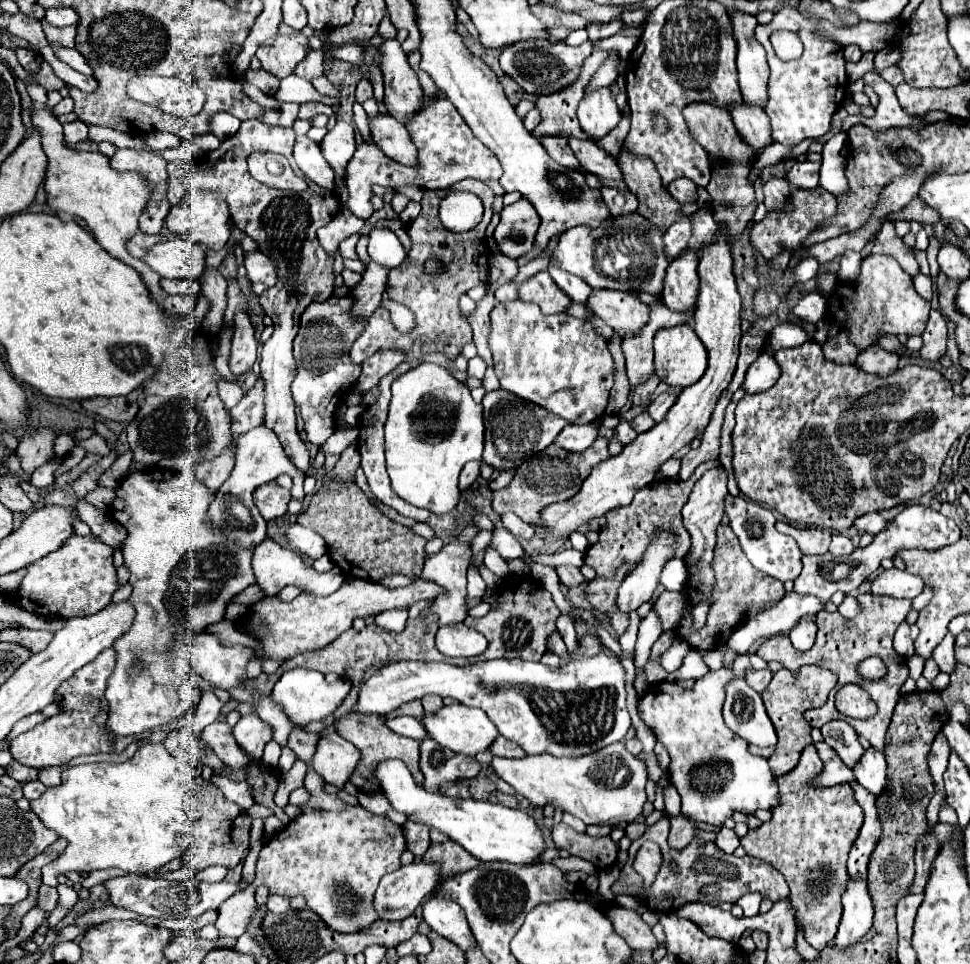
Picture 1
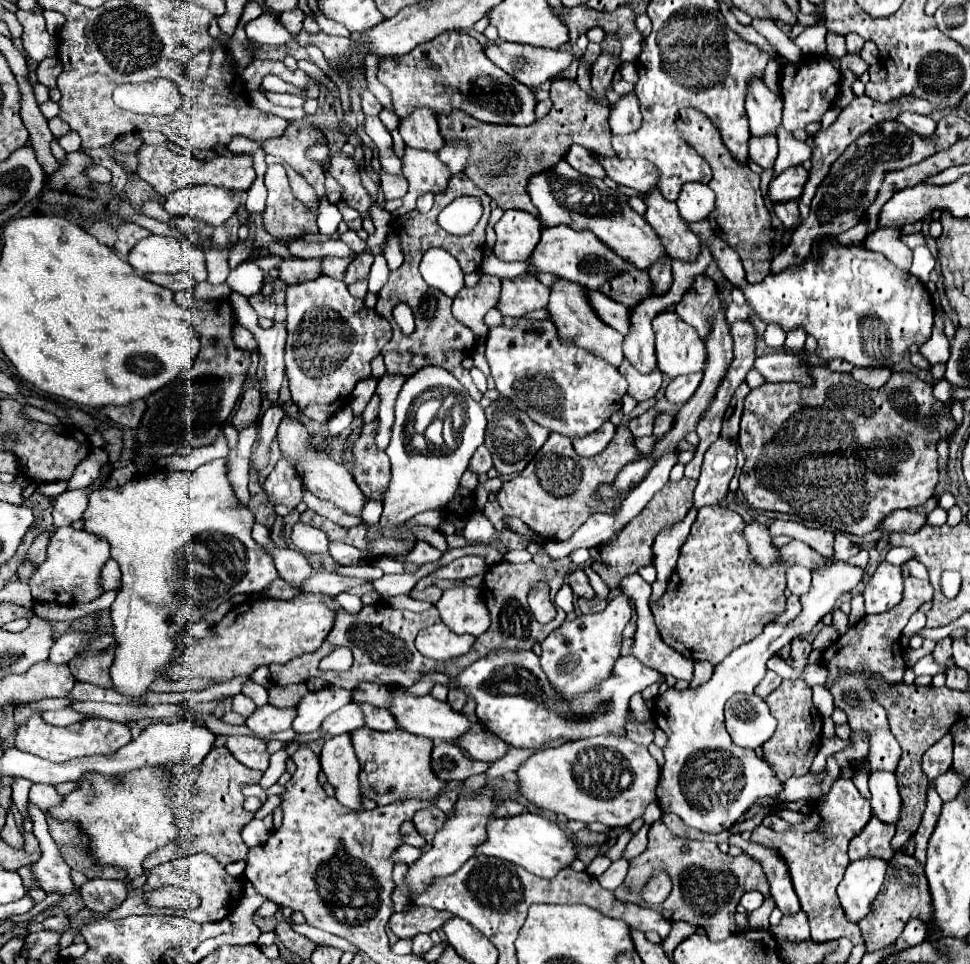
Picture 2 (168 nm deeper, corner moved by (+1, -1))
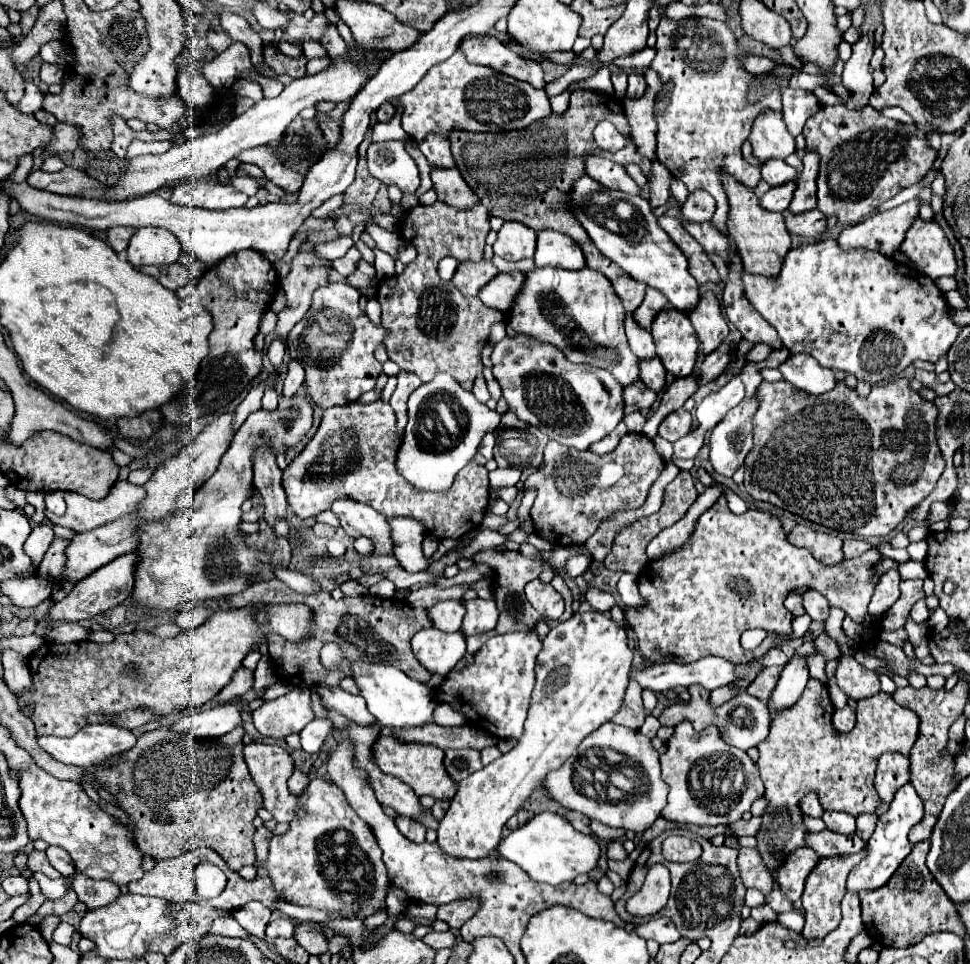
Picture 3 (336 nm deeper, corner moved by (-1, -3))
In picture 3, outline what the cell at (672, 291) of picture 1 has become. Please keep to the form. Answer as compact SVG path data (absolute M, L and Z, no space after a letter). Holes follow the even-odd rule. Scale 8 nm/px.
M707 293L693 311L689 311L689 319L703 343L705 353L713 353L727 337L729 327L721 313L721 305L715 295Z

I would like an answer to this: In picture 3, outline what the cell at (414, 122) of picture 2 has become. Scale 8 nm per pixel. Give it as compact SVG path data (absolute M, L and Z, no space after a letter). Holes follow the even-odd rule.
M429 135L419 149L423 151L423 155L427 157L431 167L437 169L453 169L455 167L455 159L449 151L449 141L445 141L445 137L441 135Z

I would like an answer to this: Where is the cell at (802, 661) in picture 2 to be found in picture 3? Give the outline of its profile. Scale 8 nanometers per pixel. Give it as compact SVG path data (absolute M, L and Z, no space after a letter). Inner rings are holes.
M791 657L791 661L785 665L779 677L779 683L775 685L767 701L771 719L775 717L775 713L785 711L799 701L799 695L803 693L807 681L809 681L809 669L805 663L805 657Z

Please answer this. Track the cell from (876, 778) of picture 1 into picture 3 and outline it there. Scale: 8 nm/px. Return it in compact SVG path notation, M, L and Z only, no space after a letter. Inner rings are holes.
M907 783L907 785L899 787L893 803L889 805L889 811L879 817L877 829L871 835L871 839L867 841L869 855L851 869L851 873L847 877L847 889L849 891L861 891L861 889L877 889L877 887L885 885L891 879L891 875L899 869L903 859L911 853L913 845L907 839L907 835L921 819L923 819L923 801L917 795L917 791L913 789L913 785Z

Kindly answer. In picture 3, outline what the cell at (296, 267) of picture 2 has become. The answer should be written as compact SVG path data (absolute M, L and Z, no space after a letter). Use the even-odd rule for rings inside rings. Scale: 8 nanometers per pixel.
M351 247L345 257L333 261L333 269L335 269L337 273L341 273L343 277L347 277L347 275L351 275L351 273L357 269L357 261L359 261L359 259L361 259L361 253L357 251L357 247Z

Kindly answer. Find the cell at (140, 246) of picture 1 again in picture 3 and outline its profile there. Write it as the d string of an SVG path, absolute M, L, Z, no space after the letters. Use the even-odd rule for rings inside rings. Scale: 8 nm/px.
M111 227L107 229L107 237L109 237L109 245L117 251L117 253L125 253L131 235L135 233L133 227Z

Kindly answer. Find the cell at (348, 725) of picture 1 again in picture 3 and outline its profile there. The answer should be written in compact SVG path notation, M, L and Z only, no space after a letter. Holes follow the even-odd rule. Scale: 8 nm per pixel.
M381 735L375 743L375 763L383 773L389 773L403 783L407 783L419 797L431 795L435 799L451 799L455 795L457 783L453 783L445 771L443 765L445 753L439 747L433 745L415 745L415 743L403 743L391 735Z

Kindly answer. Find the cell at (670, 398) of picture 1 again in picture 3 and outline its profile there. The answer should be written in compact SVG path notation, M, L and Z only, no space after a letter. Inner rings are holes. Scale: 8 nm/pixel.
M721 343L717 351L713 351L711 355L705 357L703 367L701 367L699 385L705 385L705 383L717 379L723 373L723 369L727 367L727 361L731 361L731 345L733 343Z

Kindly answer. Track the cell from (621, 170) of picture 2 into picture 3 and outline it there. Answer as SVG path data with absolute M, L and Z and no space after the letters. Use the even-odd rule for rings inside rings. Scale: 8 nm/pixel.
M655 161L653 163L653 175L649 177L651 191L649 191L649 205L653 209L663 207L669 199L669 183L671 183L671 173L669 169L663 167L663 163Z

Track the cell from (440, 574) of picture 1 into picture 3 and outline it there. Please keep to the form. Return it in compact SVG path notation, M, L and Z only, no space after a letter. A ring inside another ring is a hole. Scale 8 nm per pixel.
M473 599L465 603L465 617L461 631L465 635L475 635L475 633L485 633L491 631L497 623L499 611L495 607L495 601L485 601L485 599Z

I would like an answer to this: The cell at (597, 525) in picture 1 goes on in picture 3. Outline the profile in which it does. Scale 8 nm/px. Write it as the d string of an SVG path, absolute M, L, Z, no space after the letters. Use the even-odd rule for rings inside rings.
M695 429L695 431L691 431L689 435L685 435L685 437L681 437L679 441L675 441L675 443L673 443L673 447L675 447L675 457L693 459L693 457L699 453L699 449L703 447L701 435L703 435L703 439L705 439L705 433L703 433L701 429Z

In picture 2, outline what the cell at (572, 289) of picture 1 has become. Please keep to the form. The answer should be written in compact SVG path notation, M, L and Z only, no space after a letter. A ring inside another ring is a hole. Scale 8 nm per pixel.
M585 291L585 295L589 295L589 303L591 303L593 311L597 311L597 317L603 319L605 325L613 327L621 335L627 335L627 331L629 331L629 309L625 305L609 299L601 291Z

